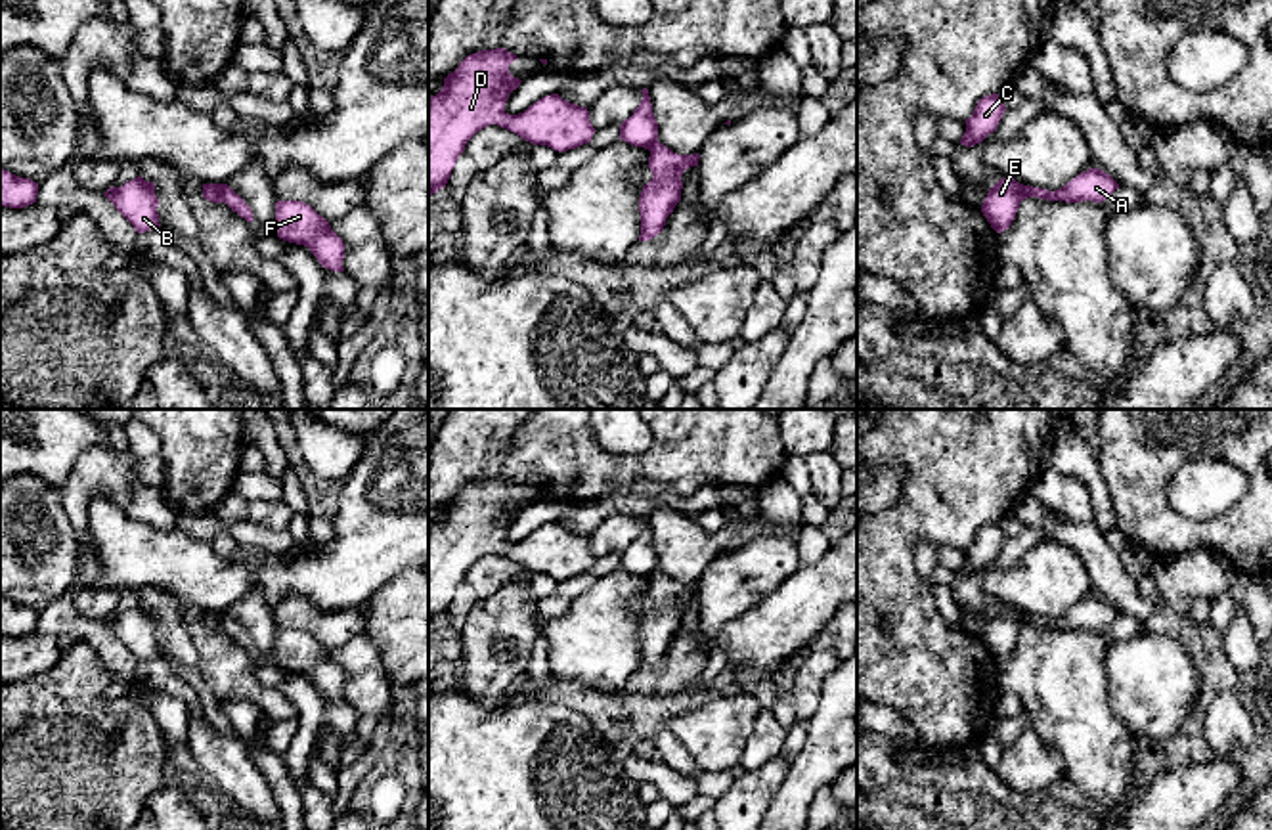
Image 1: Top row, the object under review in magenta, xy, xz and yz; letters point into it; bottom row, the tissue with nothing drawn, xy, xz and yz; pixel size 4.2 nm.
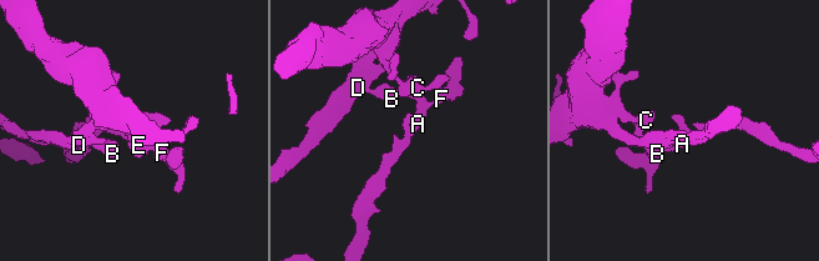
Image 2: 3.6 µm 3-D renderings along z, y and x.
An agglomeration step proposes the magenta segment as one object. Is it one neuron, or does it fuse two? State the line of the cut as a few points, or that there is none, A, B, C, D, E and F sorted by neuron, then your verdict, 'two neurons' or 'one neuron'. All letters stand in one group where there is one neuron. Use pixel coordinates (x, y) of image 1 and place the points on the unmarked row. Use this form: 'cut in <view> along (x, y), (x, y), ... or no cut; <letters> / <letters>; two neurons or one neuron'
cut in xy along (222, 612), (222, 626), (226, 630); A F / B C D E; two neurons

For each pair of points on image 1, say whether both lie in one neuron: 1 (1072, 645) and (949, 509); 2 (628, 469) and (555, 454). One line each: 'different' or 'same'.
1: different
2: same

